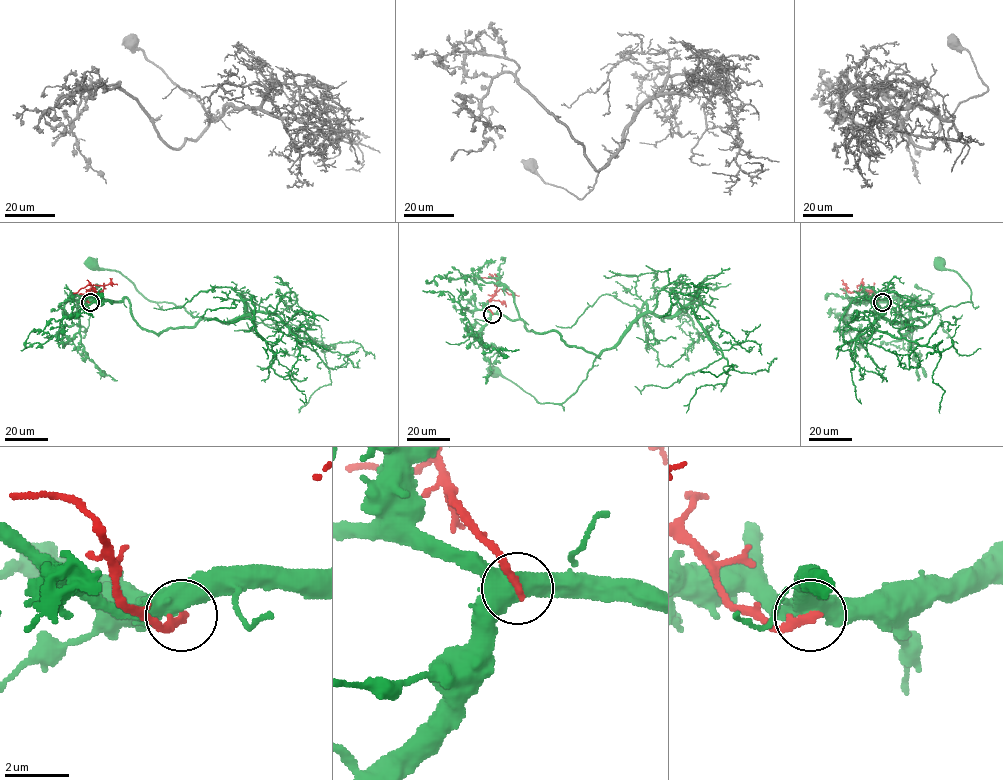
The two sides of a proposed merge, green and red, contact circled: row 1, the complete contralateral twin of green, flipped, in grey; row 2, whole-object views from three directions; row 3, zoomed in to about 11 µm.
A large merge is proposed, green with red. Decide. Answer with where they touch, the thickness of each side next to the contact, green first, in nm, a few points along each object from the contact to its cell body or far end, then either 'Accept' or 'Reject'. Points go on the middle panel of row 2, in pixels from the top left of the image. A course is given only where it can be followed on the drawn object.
Place: (492, 314). Thickness 480 nm (green) against 280 nm. Course of green: (492, 313), (521, 319), (534, 332), (555, 331), (597, 356), (602, 351), (560, 403), (540, 403), (495, 371). Course of red: (492, 313), (487, 301), (496, 293), (497, 279), (475, 275). Reject

